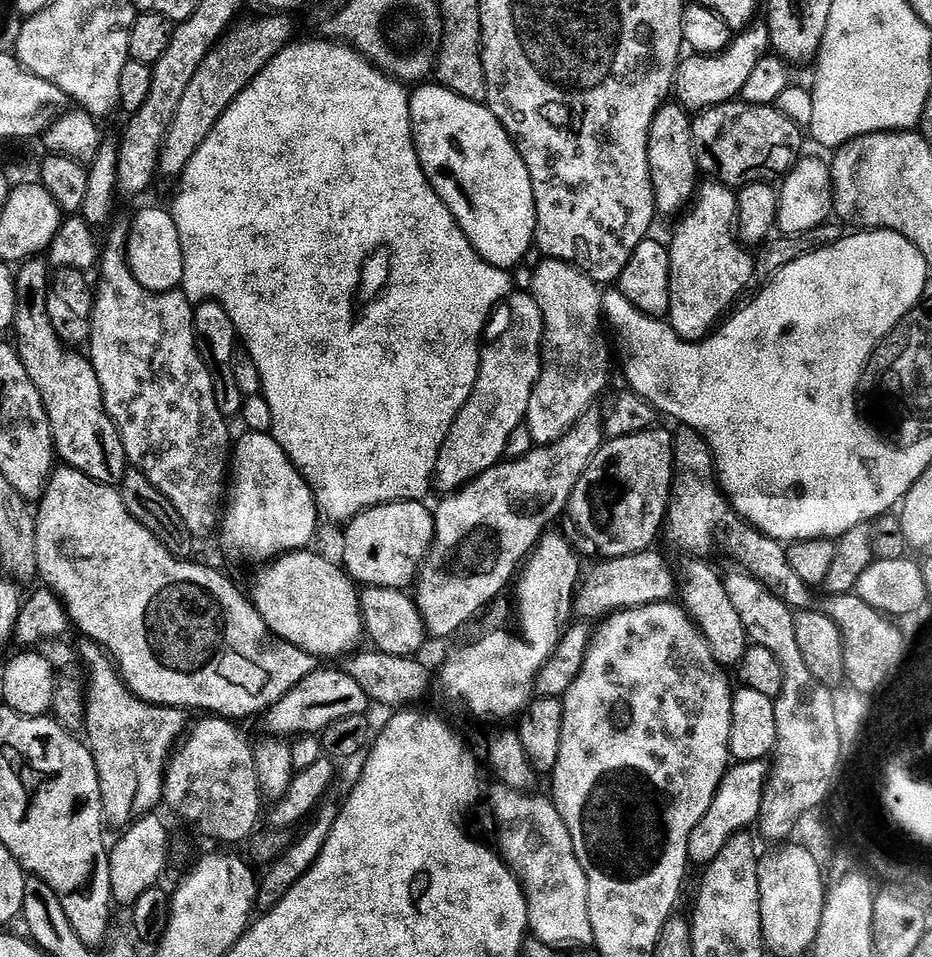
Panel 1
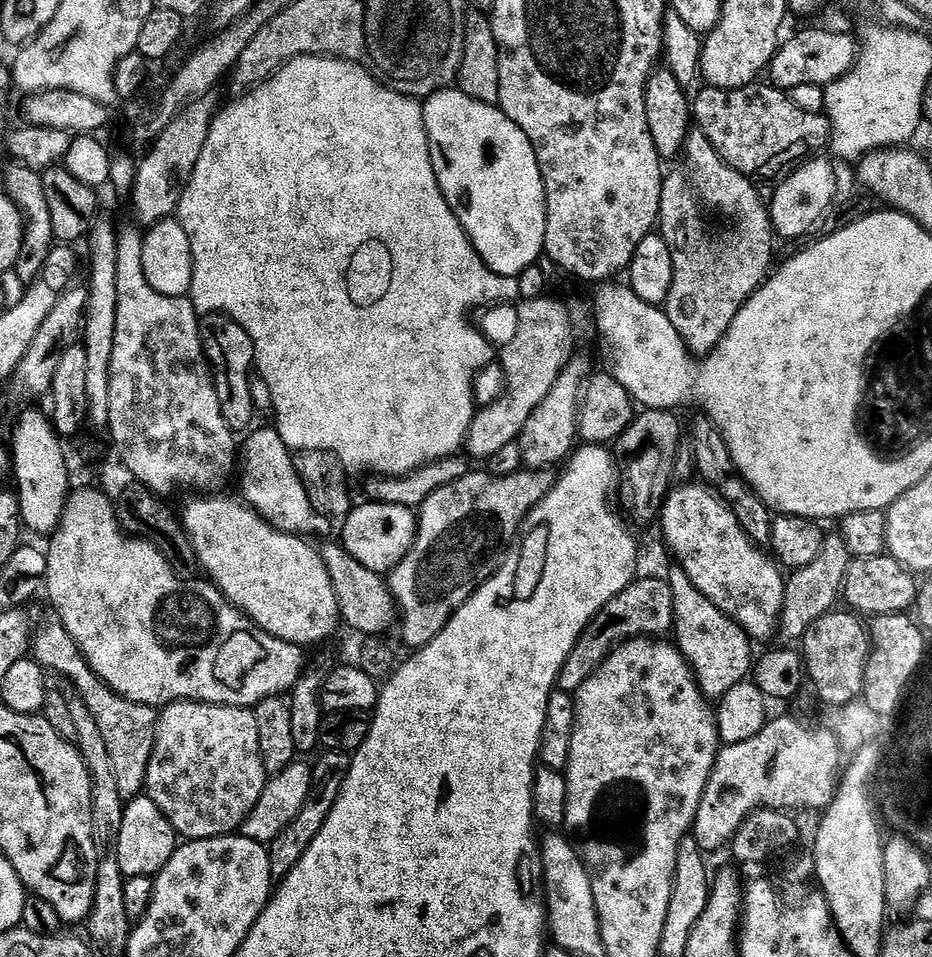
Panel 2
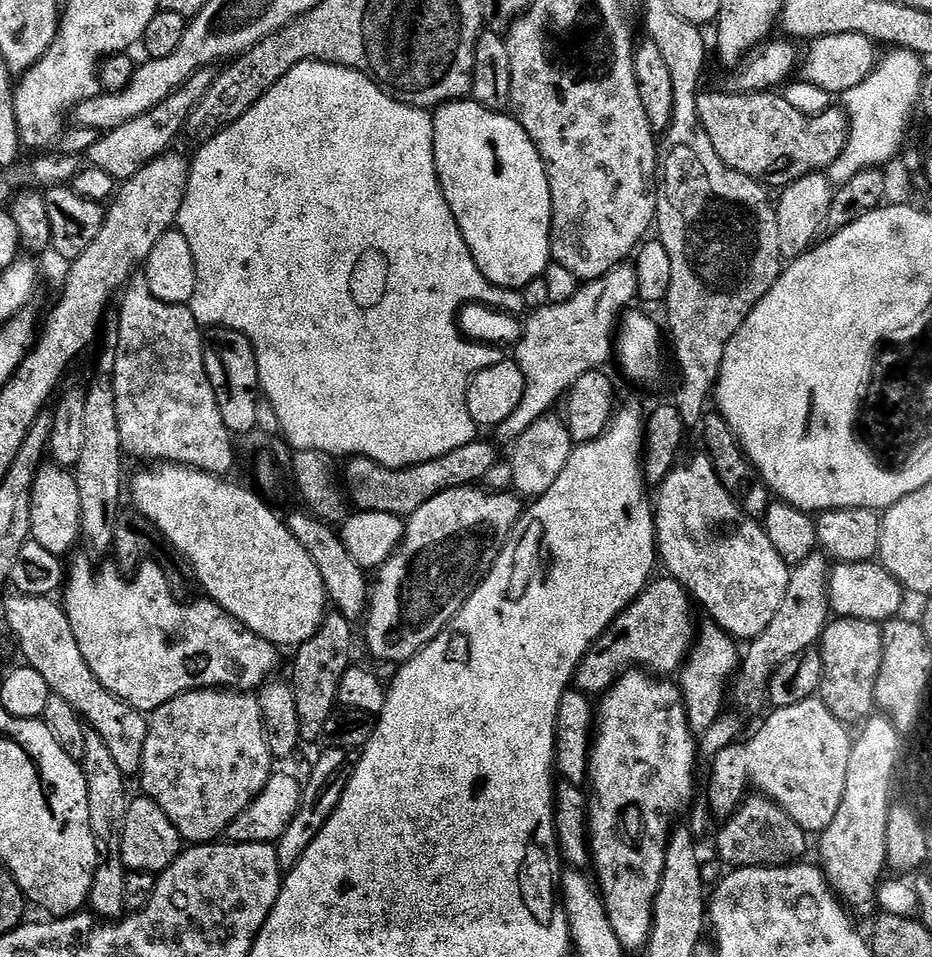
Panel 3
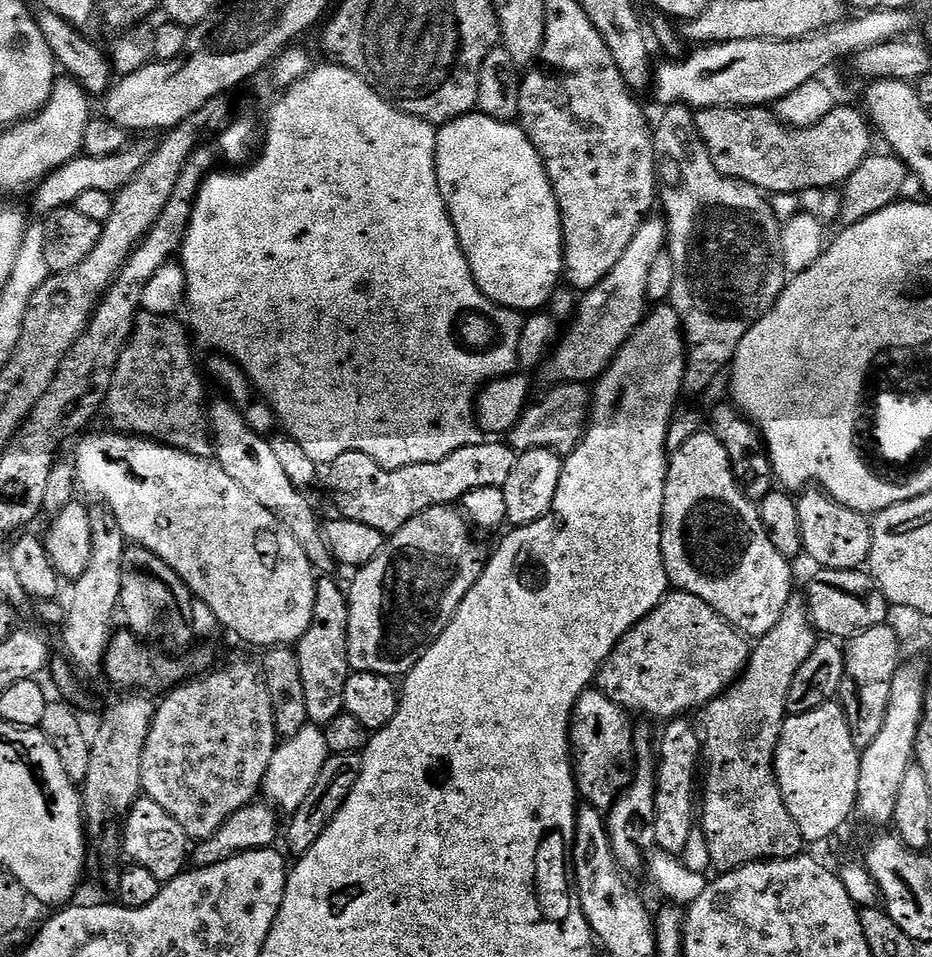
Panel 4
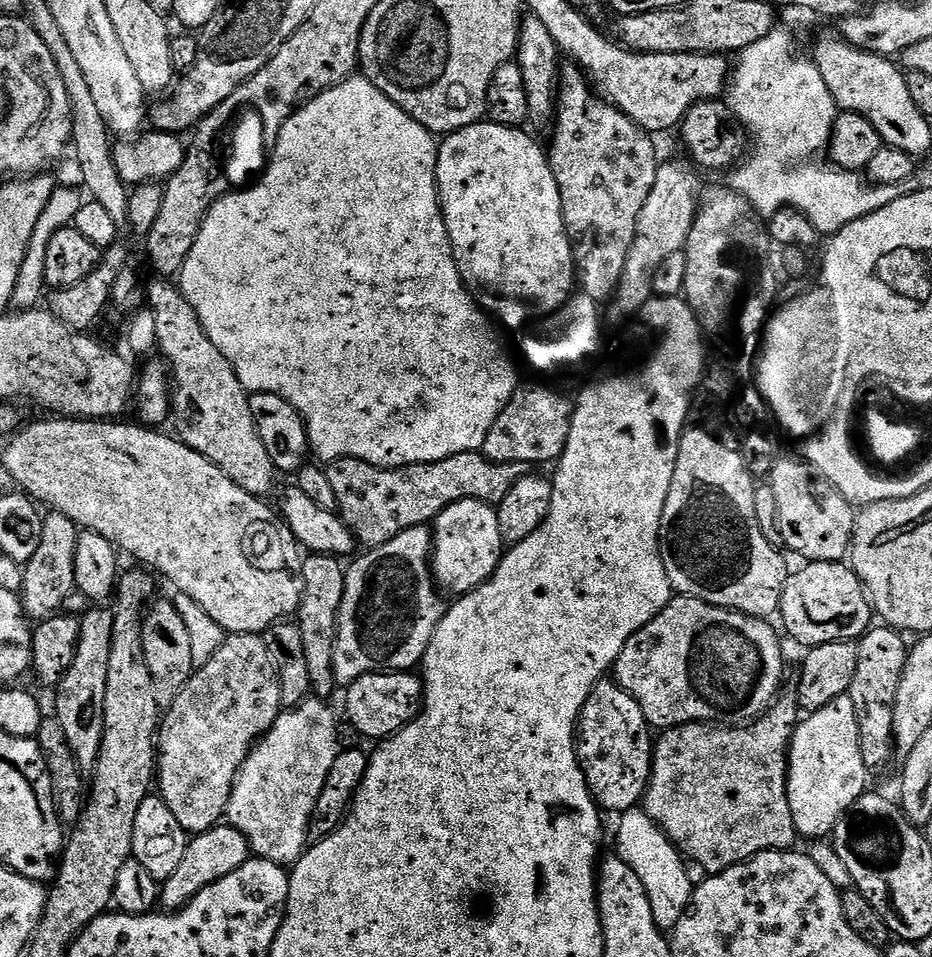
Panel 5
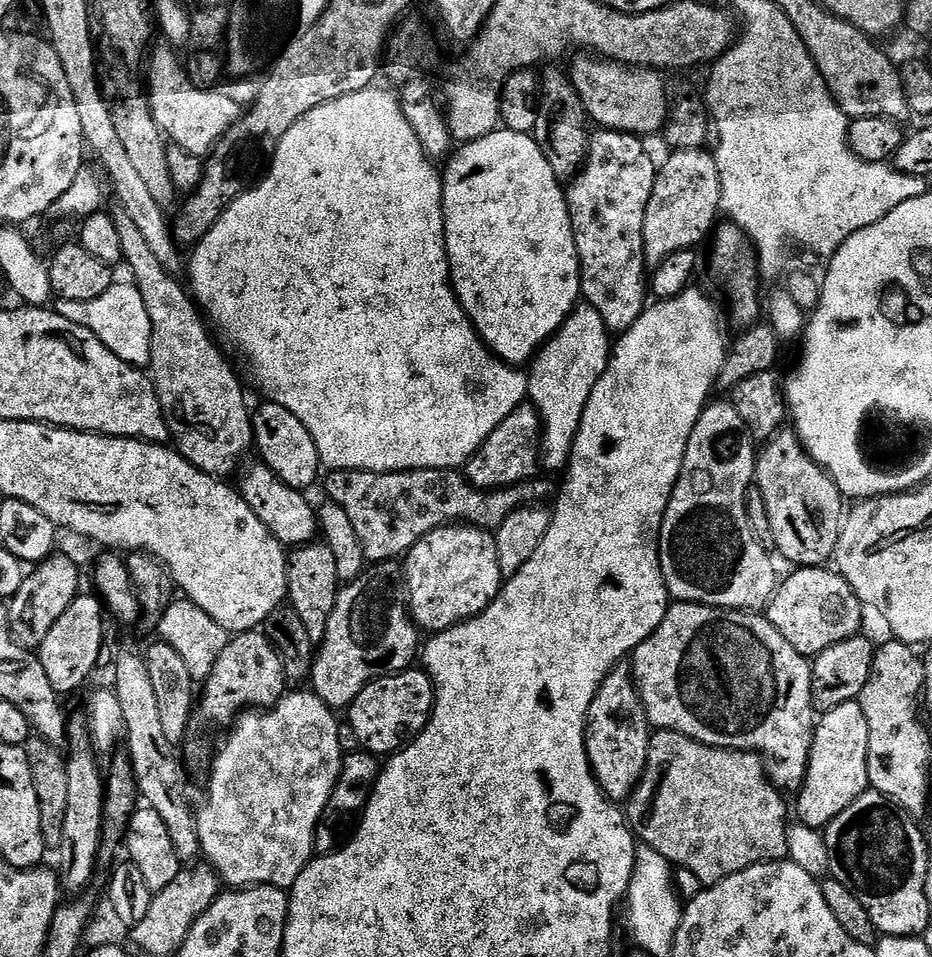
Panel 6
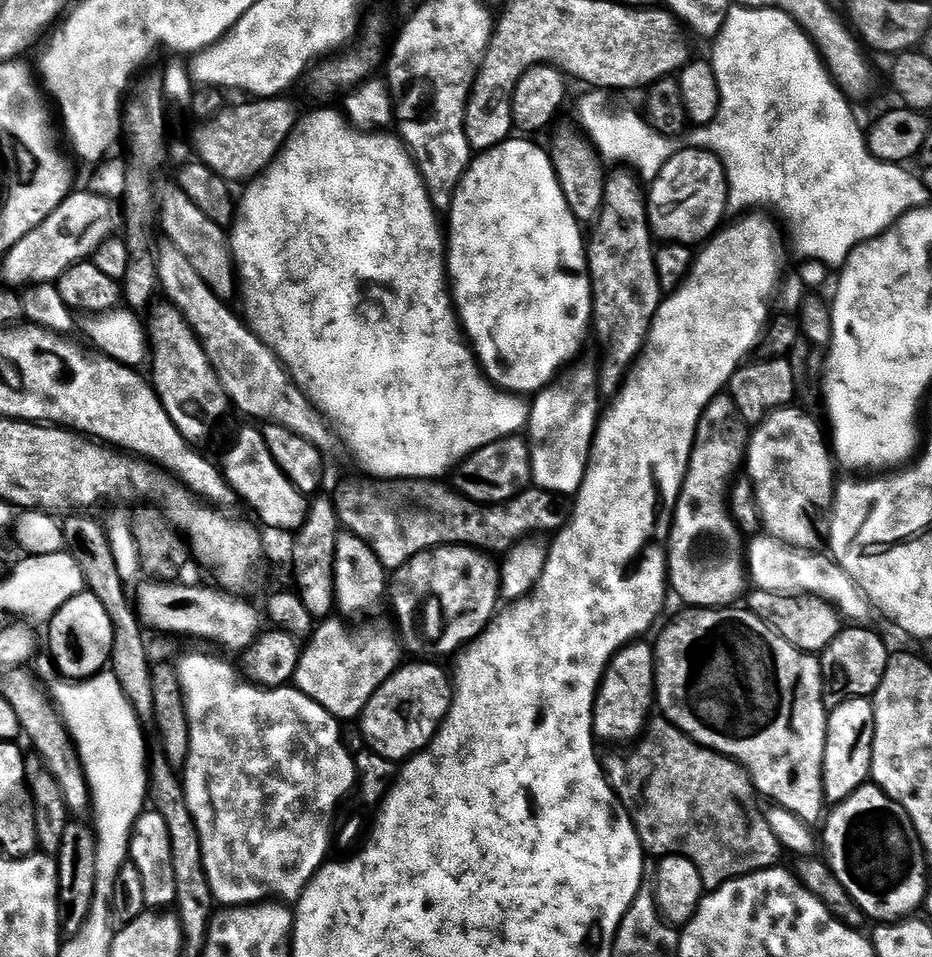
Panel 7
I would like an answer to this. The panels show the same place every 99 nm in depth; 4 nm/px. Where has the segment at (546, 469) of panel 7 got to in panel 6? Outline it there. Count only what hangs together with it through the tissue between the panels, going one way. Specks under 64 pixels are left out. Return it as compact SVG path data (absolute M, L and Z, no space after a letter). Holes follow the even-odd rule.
M587 302L577 305L575 311L568 316L563 326L544 344L533 357L528 368L528 397L537 409L542 421L540 460L544 468L563 471L572 454L573 442L576 440L581 416L585 412L586 402L598 382L598 378L606 370L611 360L612 336L605 326L598 310L594 310Z

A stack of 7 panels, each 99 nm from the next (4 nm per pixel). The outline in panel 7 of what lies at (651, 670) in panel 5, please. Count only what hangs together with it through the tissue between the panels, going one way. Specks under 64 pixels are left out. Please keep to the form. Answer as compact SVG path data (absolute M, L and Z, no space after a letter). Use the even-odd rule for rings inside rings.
M689 607L684 610L688 612L674 617L664 629L662 629L663 627L659 629L659 632L661 631L660 637L654 640L654 651L656 653L655 707L663 719L684 732L694 742L701 744L703 748L721 752L723 756L737 760L739 764L747 768L759 795L761 797L769 796L777 804L777 809L792 813L809 826L819 825L826 812L824 755L826 754L826 734L828 733L828 713L830 711L829 705L824 703L824 679L822 678L819 659L813 653L804 652L801 648L795 648L790 642L786 642L786 638L782 638L782 634L775 632L765 620L758 618L755 611L748 609L747 612L746 609L740 607Z

